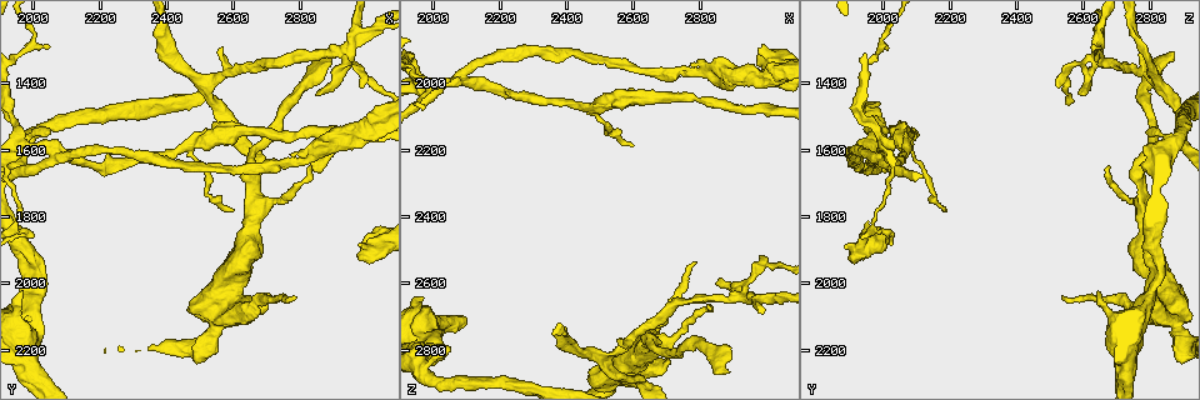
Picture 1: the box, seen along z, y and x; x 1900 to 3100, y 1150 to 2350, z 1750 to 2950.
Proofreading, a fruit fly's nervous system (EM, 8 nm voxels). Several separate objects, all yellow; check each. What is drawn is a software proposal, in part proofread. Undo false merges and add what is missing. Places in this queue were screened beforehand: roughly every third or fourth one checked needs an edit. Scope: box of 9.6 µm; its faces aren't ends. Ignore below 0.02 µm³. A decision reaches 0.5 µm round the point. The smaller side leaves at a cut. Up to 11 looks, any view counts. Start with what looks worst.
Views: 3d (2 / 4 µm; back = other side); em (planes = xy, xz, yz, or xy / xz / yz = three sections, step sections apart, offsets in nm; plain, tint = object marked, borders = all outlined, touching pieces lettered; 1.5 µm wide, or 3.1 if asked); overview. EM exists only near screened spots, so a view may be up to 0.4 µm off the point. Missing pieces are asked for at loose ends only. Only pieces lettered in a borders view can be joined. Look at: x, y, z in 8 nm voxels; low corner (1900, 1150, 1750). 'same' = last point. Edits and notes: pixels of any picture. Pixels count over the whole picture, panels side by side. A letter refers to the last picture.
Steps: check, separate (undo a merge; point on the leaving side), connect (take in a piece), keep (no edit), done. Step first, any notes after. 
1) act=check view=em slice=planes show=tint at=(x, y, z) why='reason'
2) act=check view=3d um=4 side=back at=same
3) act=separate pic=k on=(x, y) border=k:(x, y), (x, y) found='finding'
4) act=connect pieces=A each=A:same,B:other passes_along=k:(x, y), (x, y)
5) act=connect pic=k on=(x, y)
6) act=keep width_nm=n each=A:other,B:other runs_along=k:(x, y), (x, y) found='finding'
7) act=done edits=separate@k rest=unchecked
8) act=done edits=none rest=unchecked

act=check view=em slice=planes show=borders at=(2890, 1320, 2880)

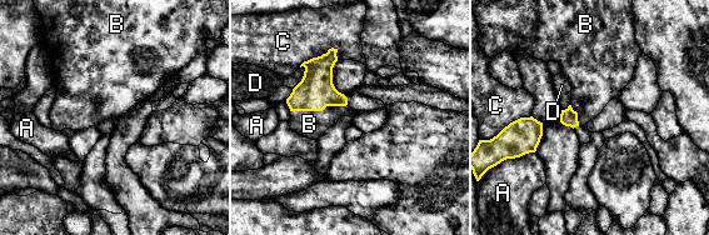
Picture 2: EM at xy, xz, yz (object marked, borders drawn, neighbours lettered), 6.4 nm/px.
act=connect pieces=B each=A:other,B:same,C:other,D:other passes_along=2:(315, 91), (318, 110), (309, 124) found='the neuron continues'

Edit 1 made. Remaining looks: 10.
act=check view=overview why='see it whole again'

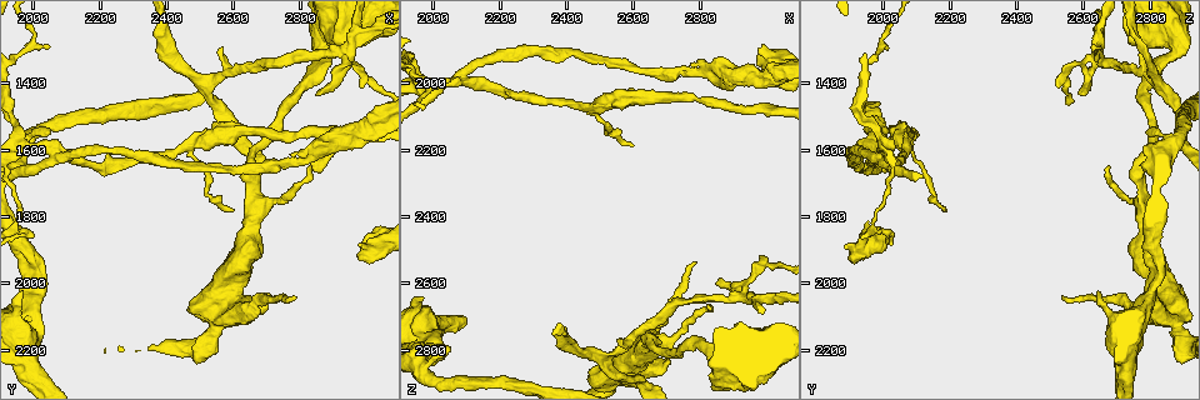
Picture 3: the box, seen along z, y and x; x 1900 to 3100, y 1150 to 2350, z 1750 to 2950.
act=check view=3d um=4 at=(2990, 1890, 1880) why='free end'

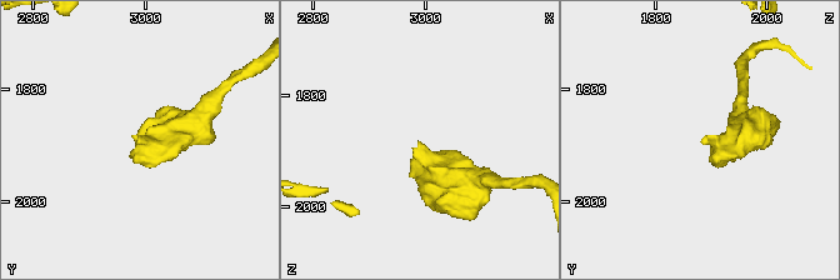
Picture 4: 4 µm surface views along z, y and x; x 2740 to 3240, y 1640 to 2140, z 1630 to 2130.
act=check view=em slice=xy step=8 show=borders at=(2990, 1890, 1885)

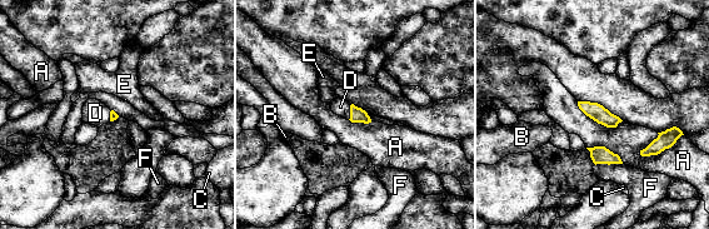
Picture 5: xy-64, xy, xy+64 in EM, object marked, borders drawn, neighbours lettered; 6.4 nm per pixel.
act=check view=em slice=planes show=borders at=same

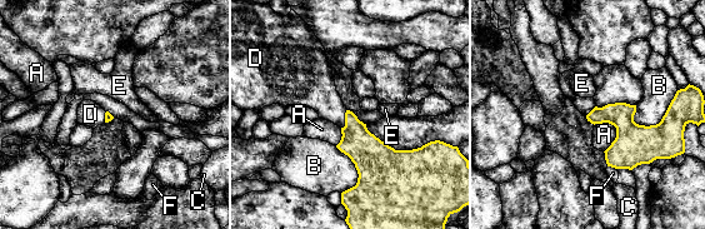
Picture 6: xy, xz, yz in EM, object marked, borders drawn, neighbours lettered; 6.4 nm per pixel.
act=connect pieces=D each=A:other,B:other,C:other,D:same,E:other,F:other passes_along=6:(366, 152), (345, 119), (318, 91) found='the neuron continues'

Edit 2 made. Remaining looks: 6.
act=check view=em slice=yz step=8 show=tint at=(2480, 1580, 2080) why='branch point'

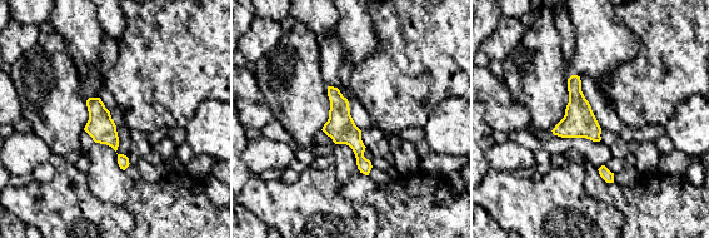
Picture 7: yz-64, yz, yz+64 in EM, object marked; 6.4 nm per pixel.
act=check view=em slice=planes show=borders at=same why='cut it another way'

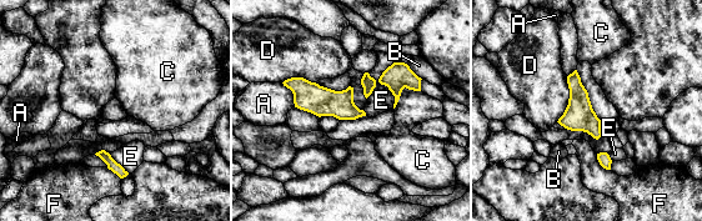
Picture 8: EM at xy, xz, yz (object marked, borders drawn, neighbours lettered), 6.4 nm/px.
act=keep width_nm=180 longest_contact=D:300nm each=A:other,B:other,C:other,D:other,E:other,F:other found='all the same neuron'

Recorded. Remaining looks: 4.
act=check view=overview

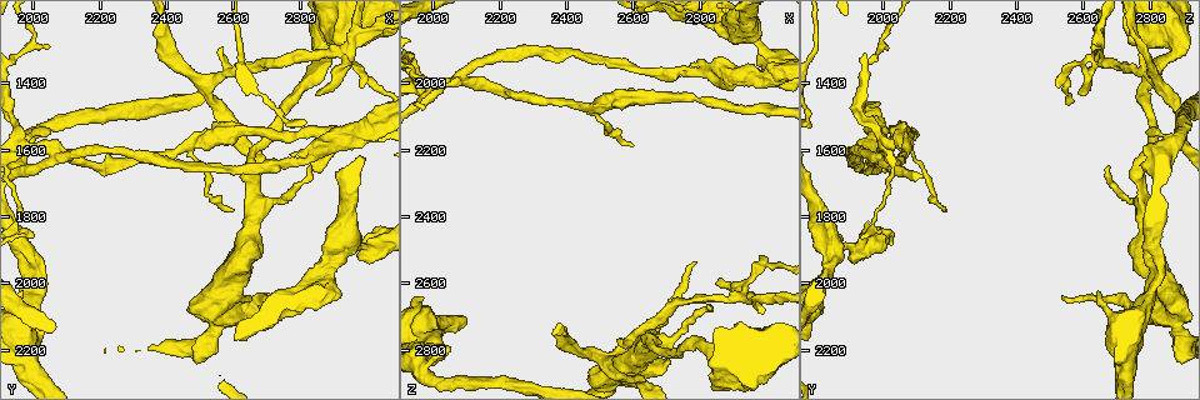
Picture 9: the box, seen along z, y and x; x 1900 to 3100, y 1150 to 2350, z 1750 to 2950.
act=check view=3d um=2 side=back at=(2060, 1550, 2800) why='an open end'

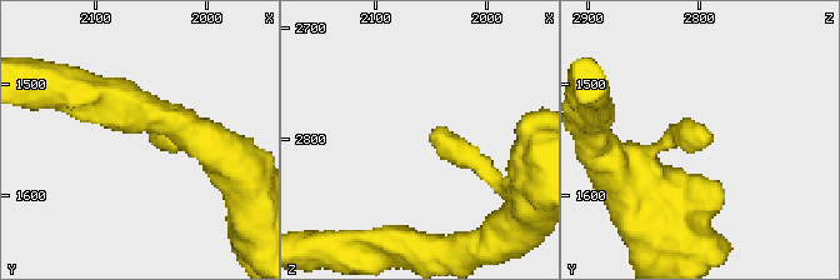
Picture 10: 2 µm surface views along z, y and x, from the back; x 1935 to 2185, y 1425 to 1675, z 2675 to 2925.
act=check view=em slice=xz step=8 show=borders at=(2052, 1550, 2798) why='shape alone is not enough'

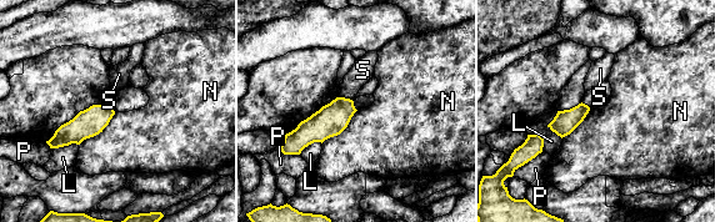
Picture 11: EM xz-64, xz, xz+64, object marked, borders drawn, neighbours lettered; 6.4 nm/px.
act=keep width_nm=120 each=L:other,N:other,P:other,S:other border=11:(115, 112), (98, 134), (79, 145) found='none of them fits'

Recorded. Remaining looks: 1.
act=done edits=connect@2,connect@6 rest=unchecked

